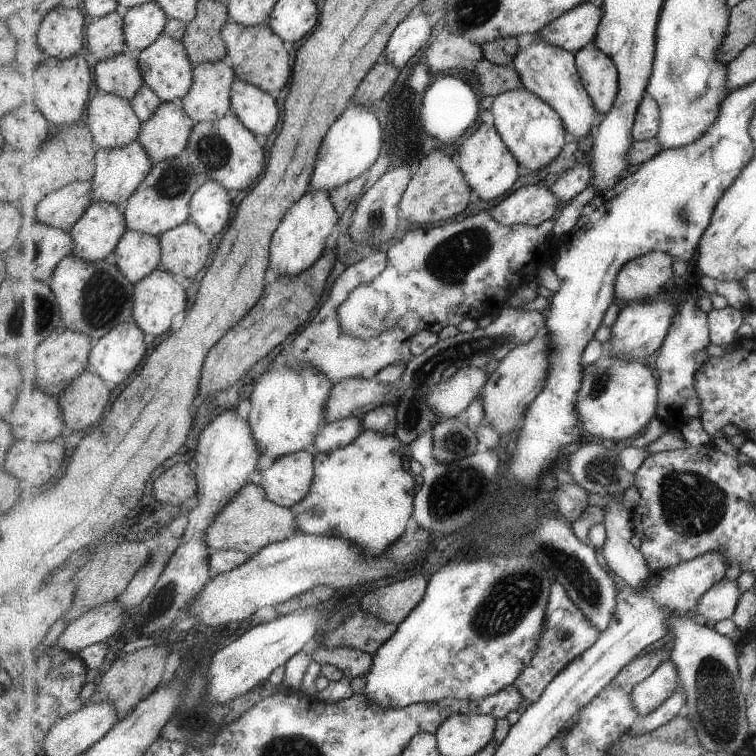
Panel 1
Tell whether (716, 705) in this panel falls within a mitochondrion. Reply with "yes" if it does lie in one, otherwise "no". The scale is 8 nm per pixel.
yes

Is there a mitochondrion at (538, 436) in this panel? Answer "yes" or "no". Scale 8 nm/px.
no

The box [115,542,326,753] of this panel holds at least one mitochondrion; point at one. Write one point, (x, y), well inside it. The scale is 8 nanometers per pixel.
(159, 608)

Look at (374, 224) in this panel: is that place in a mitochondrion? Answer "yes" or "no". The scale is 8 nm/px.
yes

